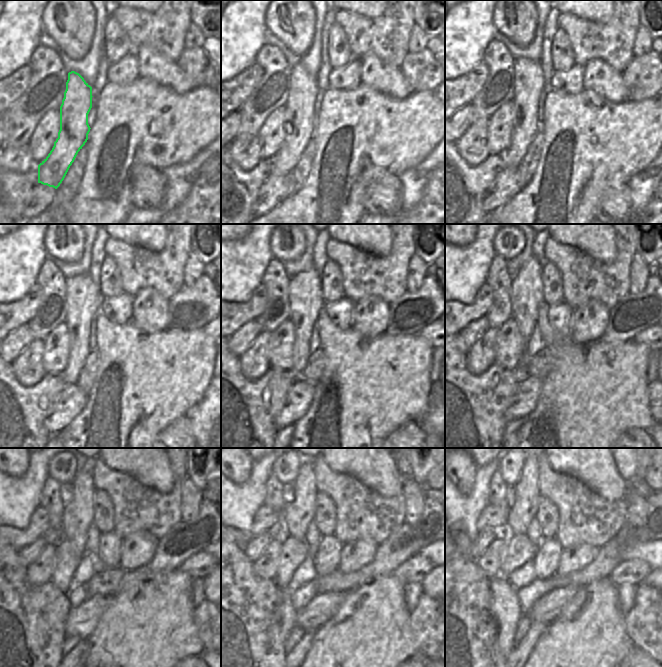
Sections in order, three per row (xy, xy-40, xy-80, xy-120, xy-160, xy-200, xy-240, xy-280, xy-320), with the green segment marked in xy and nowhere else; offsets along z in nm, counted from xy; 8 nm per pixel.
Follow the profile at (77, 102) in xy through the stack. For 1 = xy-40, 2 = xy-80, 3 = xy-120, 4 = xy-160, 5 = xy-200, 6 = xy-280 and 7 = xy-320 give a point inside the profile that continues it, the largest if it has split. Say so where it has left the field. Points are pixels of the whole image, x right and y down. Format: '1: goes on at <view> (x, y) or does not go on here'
1: goes on at xy-40 (303, 87)
2: goes on at xy-80 (529, 83)
3: goes on at xy-120 (83, 298)
4: goes on at xy-160 (305, 296)
5: goes on at xy-200 (527, 293)
6: goes on at xy-280 (299, 514)
7: goes on at xy-320 (523, 511)

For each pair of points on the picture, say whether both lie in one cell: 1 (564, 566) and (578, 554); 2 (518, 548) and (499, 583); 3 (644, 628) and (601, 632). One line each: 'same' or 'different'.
1: same
2: different
3: different

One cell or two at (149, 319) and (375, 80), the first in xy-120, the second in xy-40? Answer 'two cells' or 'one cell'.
one cell

